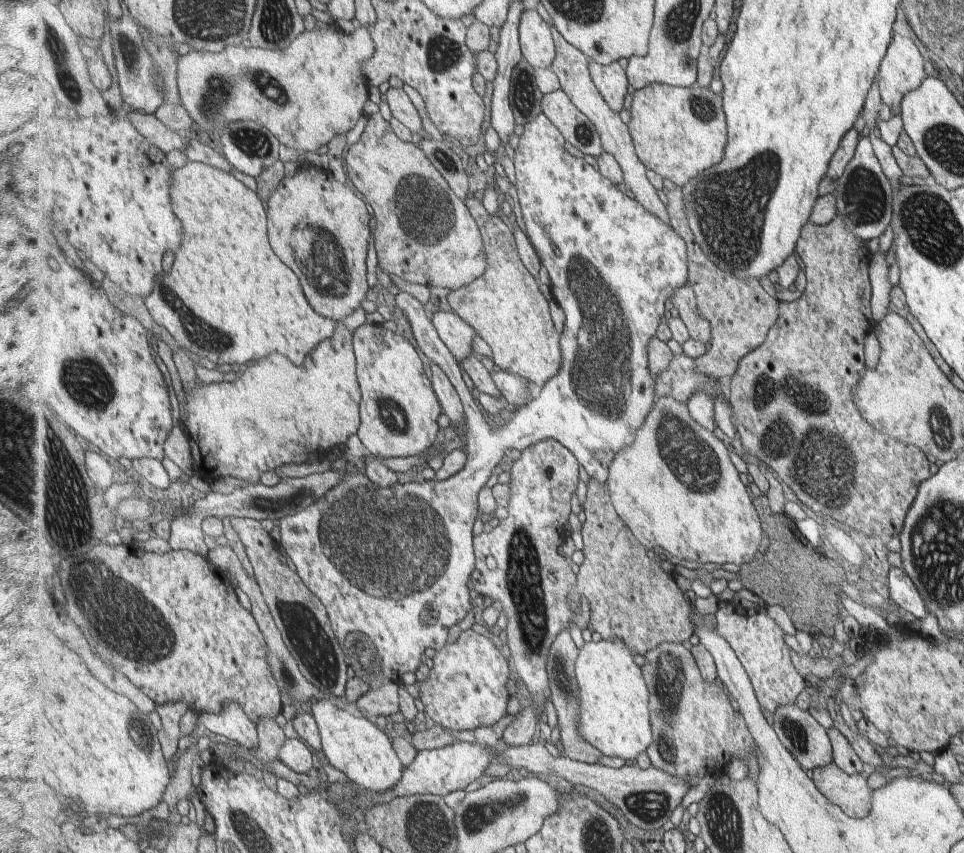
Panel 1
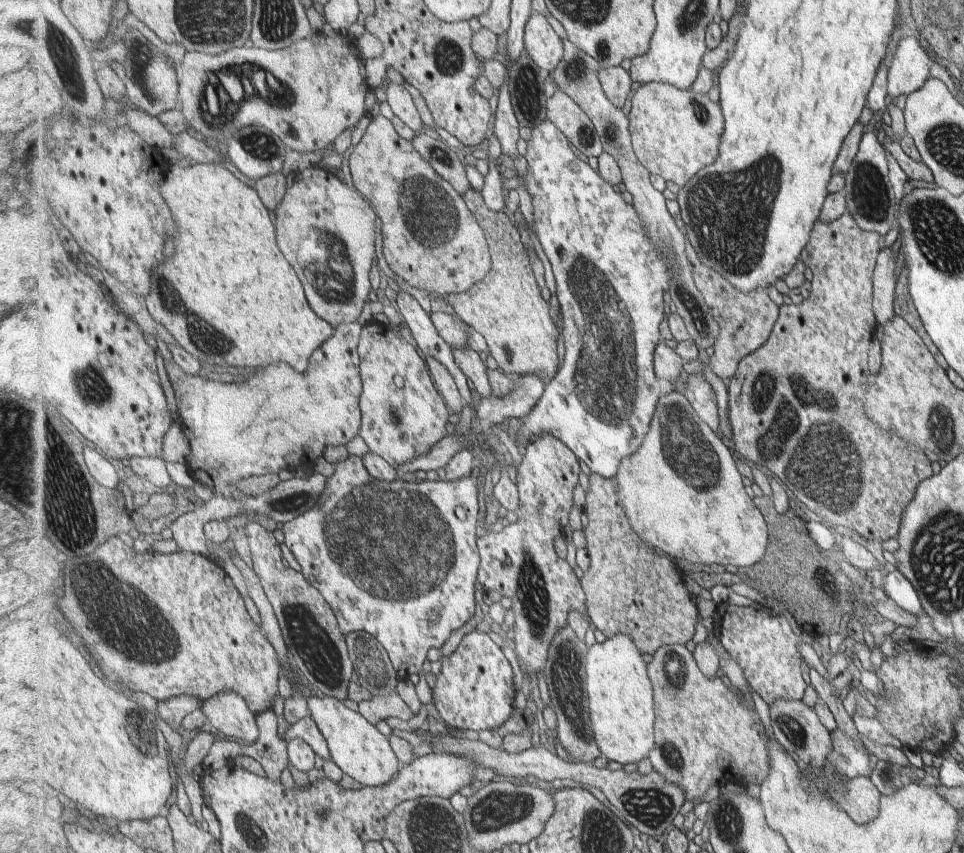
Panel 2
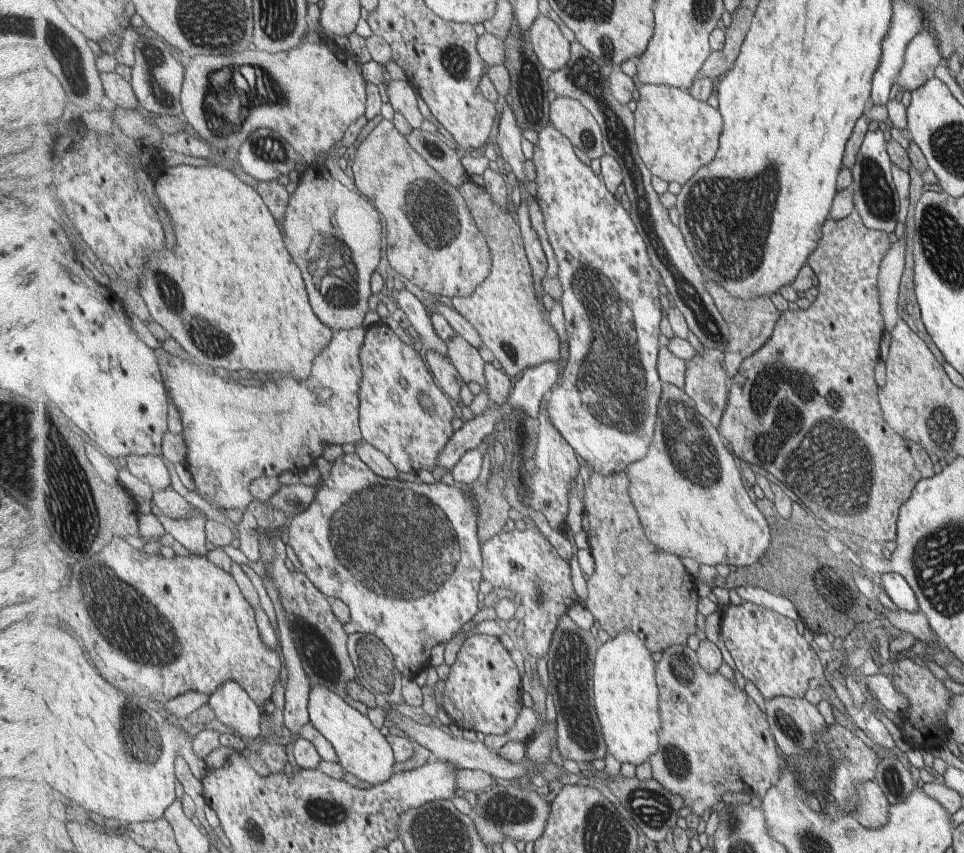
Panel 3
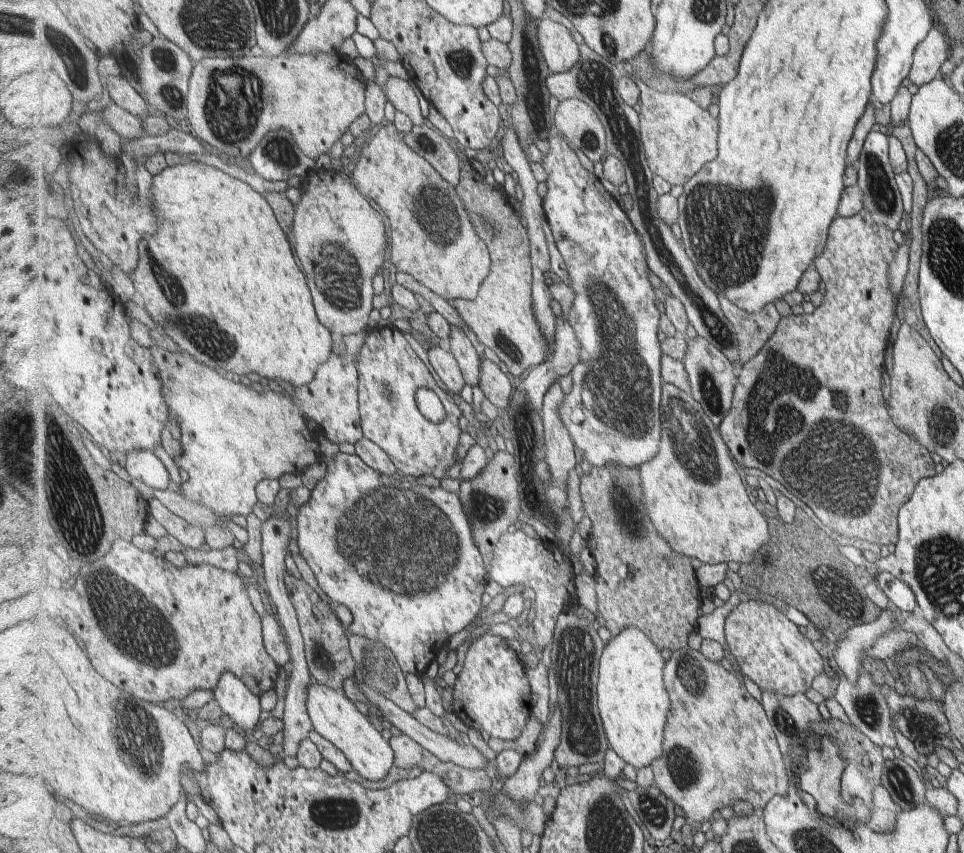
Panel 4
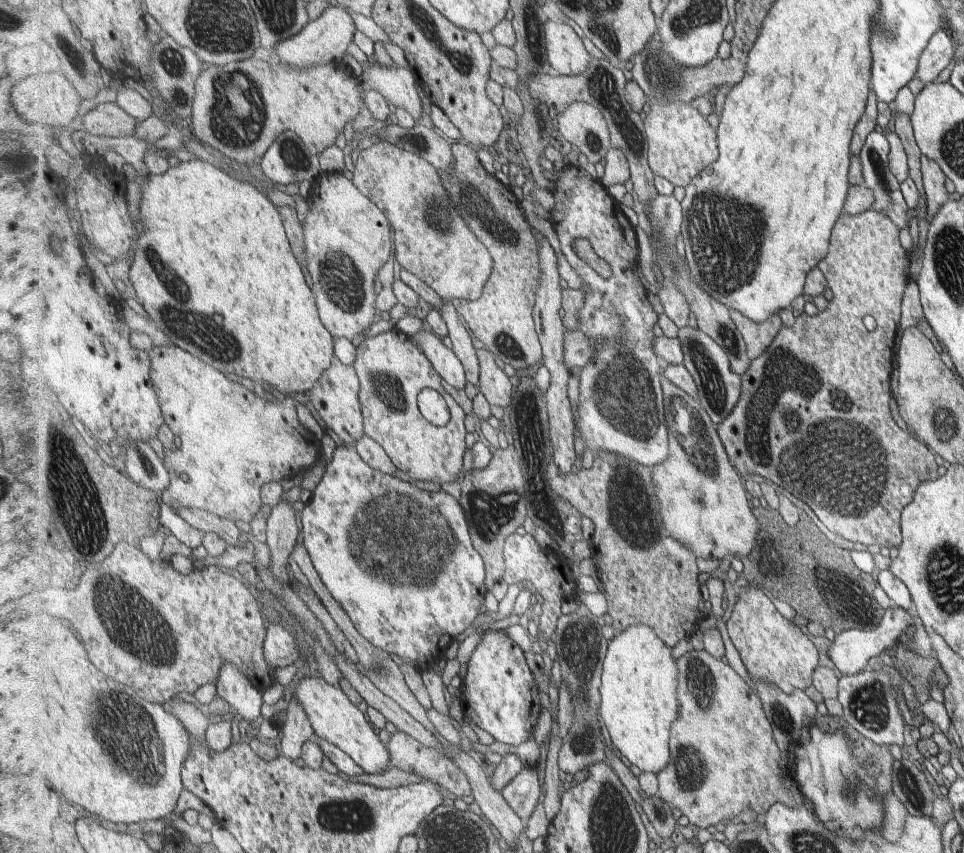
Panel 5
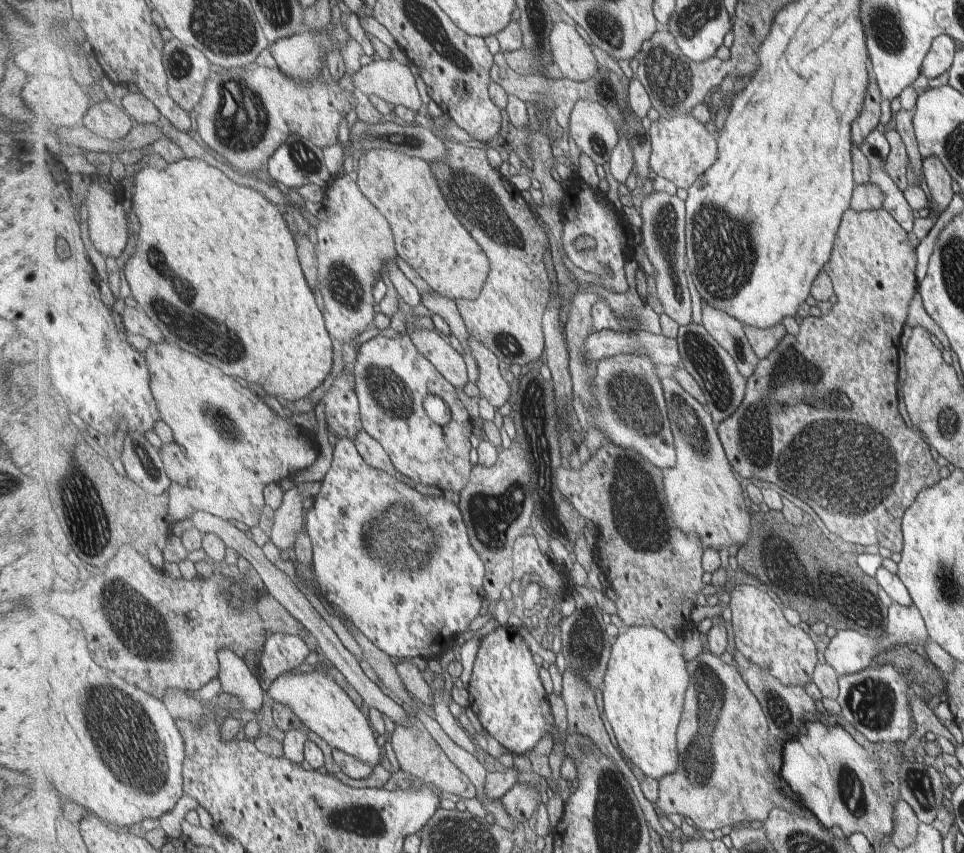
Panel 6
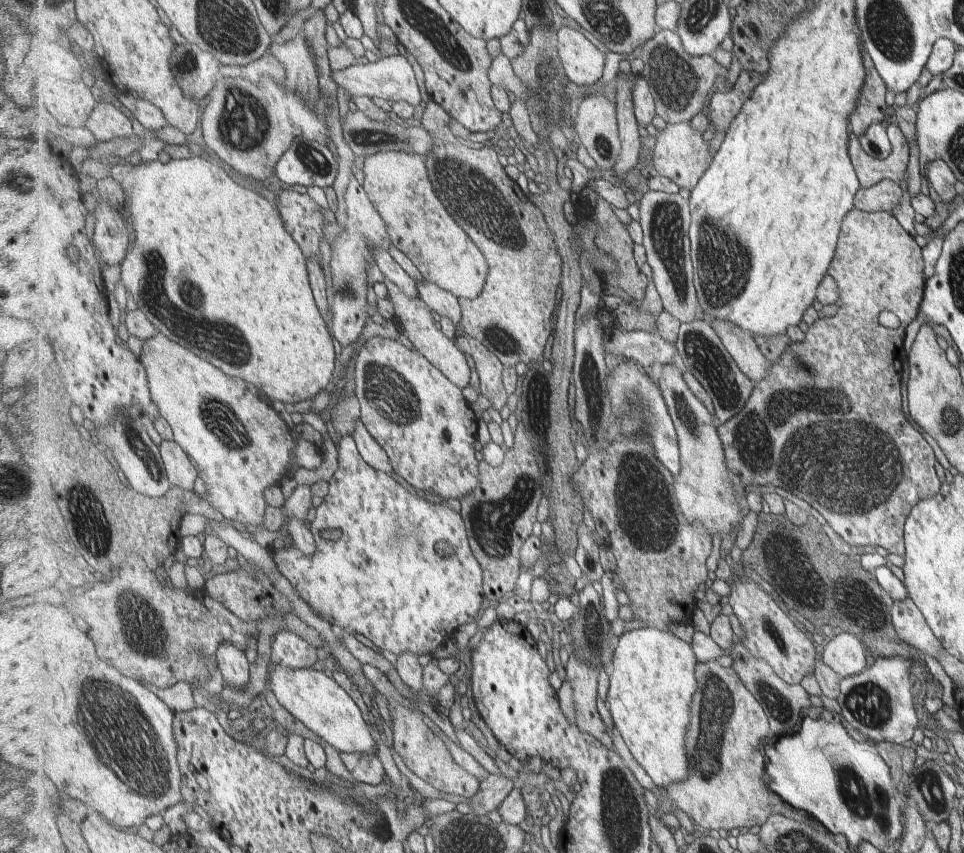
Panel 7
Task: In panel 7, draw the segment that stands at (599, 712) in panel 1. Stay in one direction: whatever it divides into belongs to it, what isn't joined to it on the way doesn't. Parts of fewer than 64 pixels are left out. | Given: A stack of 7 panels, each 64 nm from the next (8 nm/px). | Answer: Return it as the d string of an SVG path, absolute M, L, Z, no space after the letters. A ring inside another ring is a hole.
M656 627L637 628L620 636L613 660L605 704L625 745L659 789L676 781L684 781L690 777L694 763L685 754L685 727L691 718L693 694L701 694L702 690L695 673L699 663L695 660L691 644Z

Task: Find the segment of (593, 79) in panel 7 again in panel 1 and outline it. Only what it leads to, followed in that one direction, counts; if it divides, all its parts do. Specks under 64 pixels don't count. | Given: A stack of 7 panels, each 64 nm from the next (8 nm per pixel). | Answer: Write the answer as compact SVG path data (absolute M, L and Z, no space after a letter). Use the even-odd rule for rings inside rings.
M525 9L519 30L525 60L537 68L550 69L558 57L558 44L549 24L541 18L539 12Z

